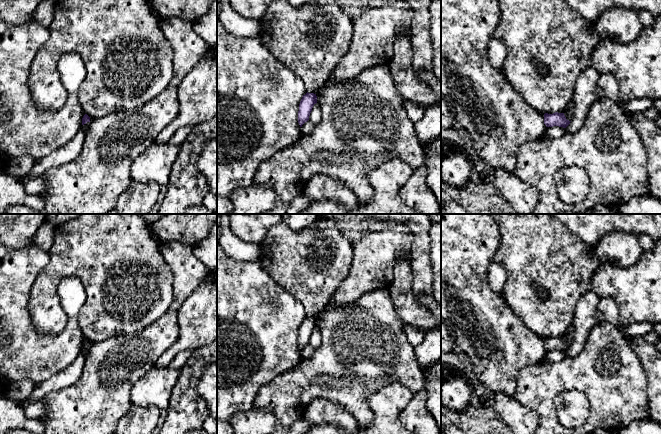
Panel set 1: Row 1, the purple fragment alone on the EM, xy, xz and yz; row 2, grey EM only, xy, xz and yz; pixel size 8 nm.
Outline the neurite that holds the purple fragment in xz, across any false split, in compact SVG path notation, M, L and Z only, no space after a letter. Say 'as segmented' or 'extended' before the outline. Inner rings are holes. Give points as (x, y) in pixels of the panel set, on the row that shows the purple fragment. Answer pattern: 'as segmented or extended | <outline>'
as segmented | M306 93L303 95L298 111L298 123L300 127L309 120L313 106L317 103L317 96L314 93Z

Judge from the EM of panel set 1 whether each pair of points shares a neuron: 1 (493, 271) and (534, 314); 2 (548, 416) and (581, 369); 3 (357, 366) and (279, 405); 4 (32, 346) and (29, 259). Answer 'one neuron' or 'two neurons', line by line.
1: two neurons
2: one neuron
3: one neuron
4: one neuron

